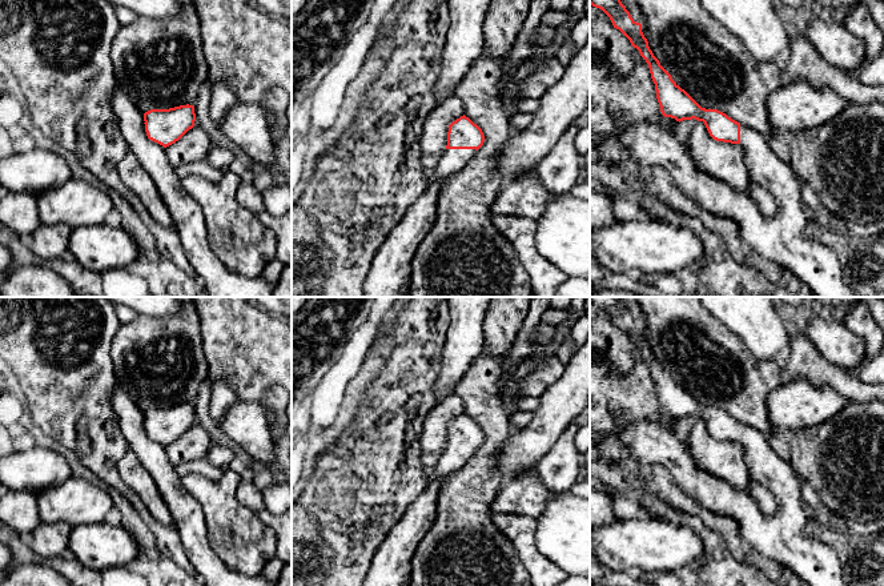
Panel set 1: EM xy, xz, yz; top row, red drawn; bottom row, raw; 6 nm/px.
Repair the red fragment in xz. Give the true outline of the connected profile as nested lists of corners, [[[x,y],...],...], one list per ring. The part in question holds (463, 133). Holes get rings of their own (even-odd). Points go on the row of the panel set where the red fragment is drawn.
[[[465,115],[449,125],[447,145],[437,166],[431,172],[435,180],[446,180],[467,166],[477,150],[483,145],[482,129]]]

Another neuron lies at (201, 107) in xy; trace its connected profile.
[[[206,79],[200,91],[194,107],[196,121],[194,125],[201,127],[210,137],[213,145],[218,145],[232,150],[236,156],[236,160],[240,160],[249,172],[249,180],[256,174],[256,161],[246,154],[240,146],[237,146],[229,137],[226,137],[221,129],[212,121],[209,116],[209,105],[212,103],[212,84]]]

